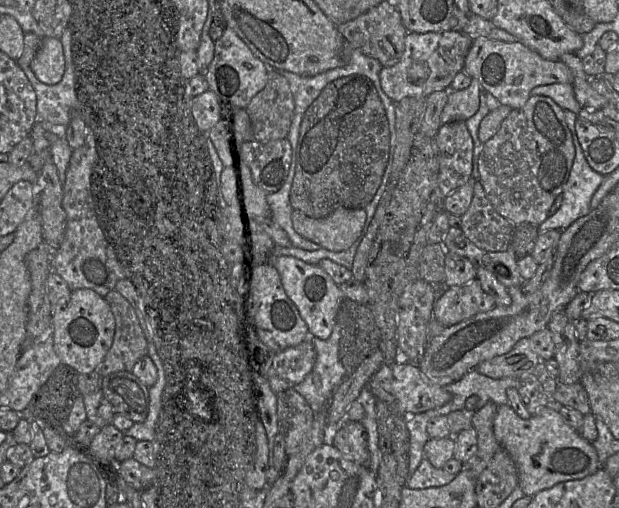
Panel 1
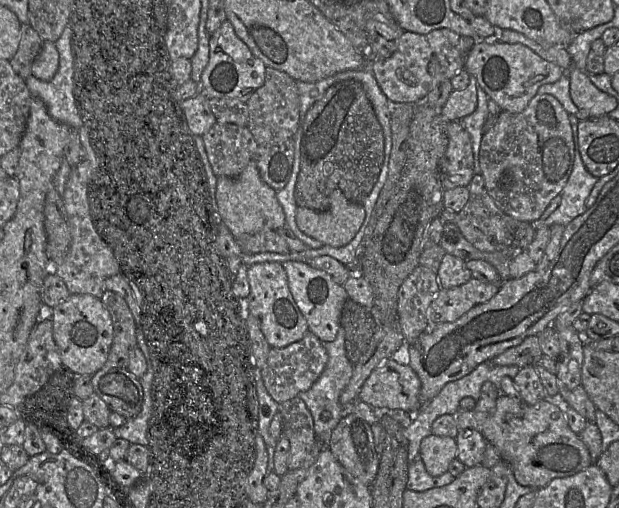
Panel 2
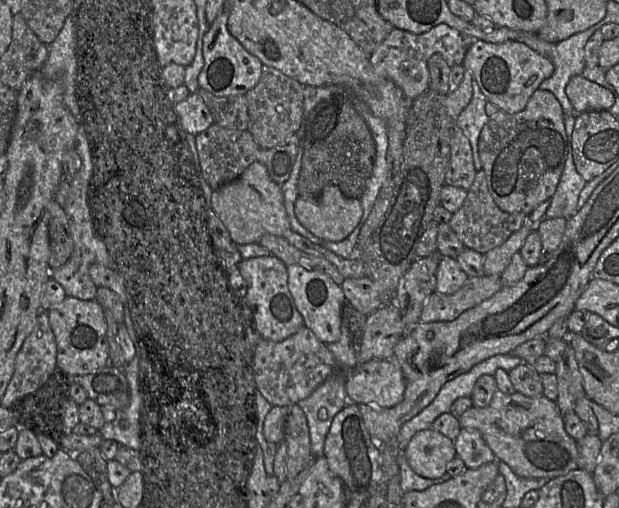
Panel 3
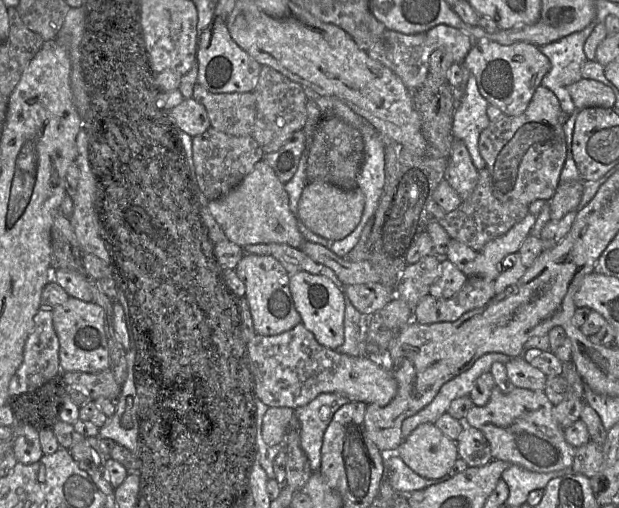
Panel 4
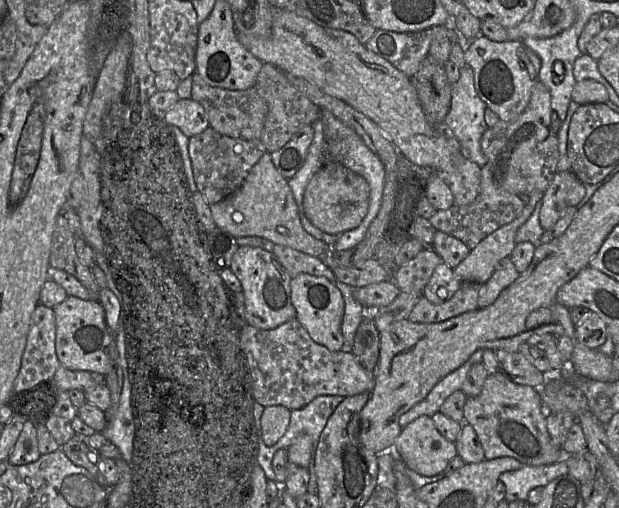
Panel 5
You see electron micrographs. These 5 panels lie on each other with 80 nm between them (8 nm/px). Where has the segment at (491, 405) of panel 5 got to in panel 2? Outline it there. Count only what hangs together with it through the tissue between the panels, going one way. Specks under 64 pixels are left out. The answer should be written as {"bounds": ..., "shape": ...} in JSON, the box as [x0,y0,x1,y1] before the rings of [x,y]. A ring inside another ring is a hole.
{"bounds":[455,393,593,489],"shape":[[[500,393],[493,412],[458,410],[455,420],[459,430],[479,431],[497,449],[501,459],[511,467],[517,482],[523,486],[541,489],[555,478],[575,475],[593,464],[587,447],[569,427],[564,406],[549,396],[528,405]]]}

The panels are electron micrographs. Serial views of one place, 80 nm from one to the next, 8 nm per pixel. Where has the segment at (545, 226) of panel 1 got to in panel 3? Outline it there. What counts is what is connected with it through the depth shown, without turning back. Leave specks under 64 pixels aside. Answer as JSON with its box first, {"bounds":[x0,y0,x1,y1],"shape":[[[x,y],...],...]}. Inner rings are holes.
{"bounds":[545,115,586,220],"shape":[[[572,115],[565,117],[565,131],[567,134],[567,159],[556,188],[551,198],[551,204],[546,211],[545,218],[564,218],[569,220],[578,211],[578,201],[586,181],[578,173],[572,154],[572,133],[576,118]]]}

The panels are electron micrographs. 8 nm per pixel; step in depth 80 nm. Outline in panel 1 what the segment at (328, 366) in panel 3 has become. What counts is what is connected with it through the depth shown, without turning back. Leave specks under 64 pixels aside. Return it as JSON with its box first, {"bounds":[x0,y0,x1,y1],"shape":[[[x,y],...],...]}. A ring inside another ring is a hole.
{"bounds":[267,337,316,394],"shape":[[[311,337],[298,344],[276,352],[267,379],[275,394],[294,388],[311,372],[316,353]]]}

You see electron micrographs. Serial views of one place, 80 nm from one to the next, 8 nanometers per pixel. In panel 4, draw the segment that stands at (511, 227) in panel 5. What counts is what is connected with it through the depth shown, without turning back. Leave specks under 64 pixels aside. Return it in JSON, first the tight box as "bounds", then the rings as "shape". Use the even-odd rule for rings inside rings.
{"bounds":[463,213,537,281],"shape":[[[528,213],[520,222],[516,223],[507,233],[488,242],[476,258],[469,263],[463,273],[469,276],[481,277],[485,281],[494,281],[504,270],[503,260],[507,255],[517,253],[530,234],[537,216]]]}

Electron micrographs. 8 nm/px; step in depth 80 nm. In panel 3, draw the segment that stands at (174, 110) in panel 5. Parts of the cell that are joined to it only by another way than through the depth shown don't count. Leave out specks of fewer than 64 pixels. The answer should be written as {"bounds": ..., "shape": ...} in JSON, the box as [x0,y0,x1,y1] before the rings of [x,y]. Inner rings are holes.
{"bounds":[175,92,214,135],"shape":[[[196,92],[175,104],[175,111],[182,128],[190,134],[198,135],[214,123],[210,109]]]}

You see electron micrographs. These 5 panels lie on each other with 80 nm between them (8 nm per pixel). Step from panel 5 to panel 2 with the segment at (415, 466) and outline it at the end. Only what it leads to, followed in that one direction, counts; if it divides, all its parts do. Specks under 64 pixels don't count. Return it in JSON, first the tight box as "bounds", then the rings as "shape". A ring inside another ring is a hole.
{"bounds":[419,434,457,476],"shape":[[[430,434],[421,442],[419,457],[431,476],[440,476],[448,471],[452,460],[457,458],[456,440],[449,436]]]}

